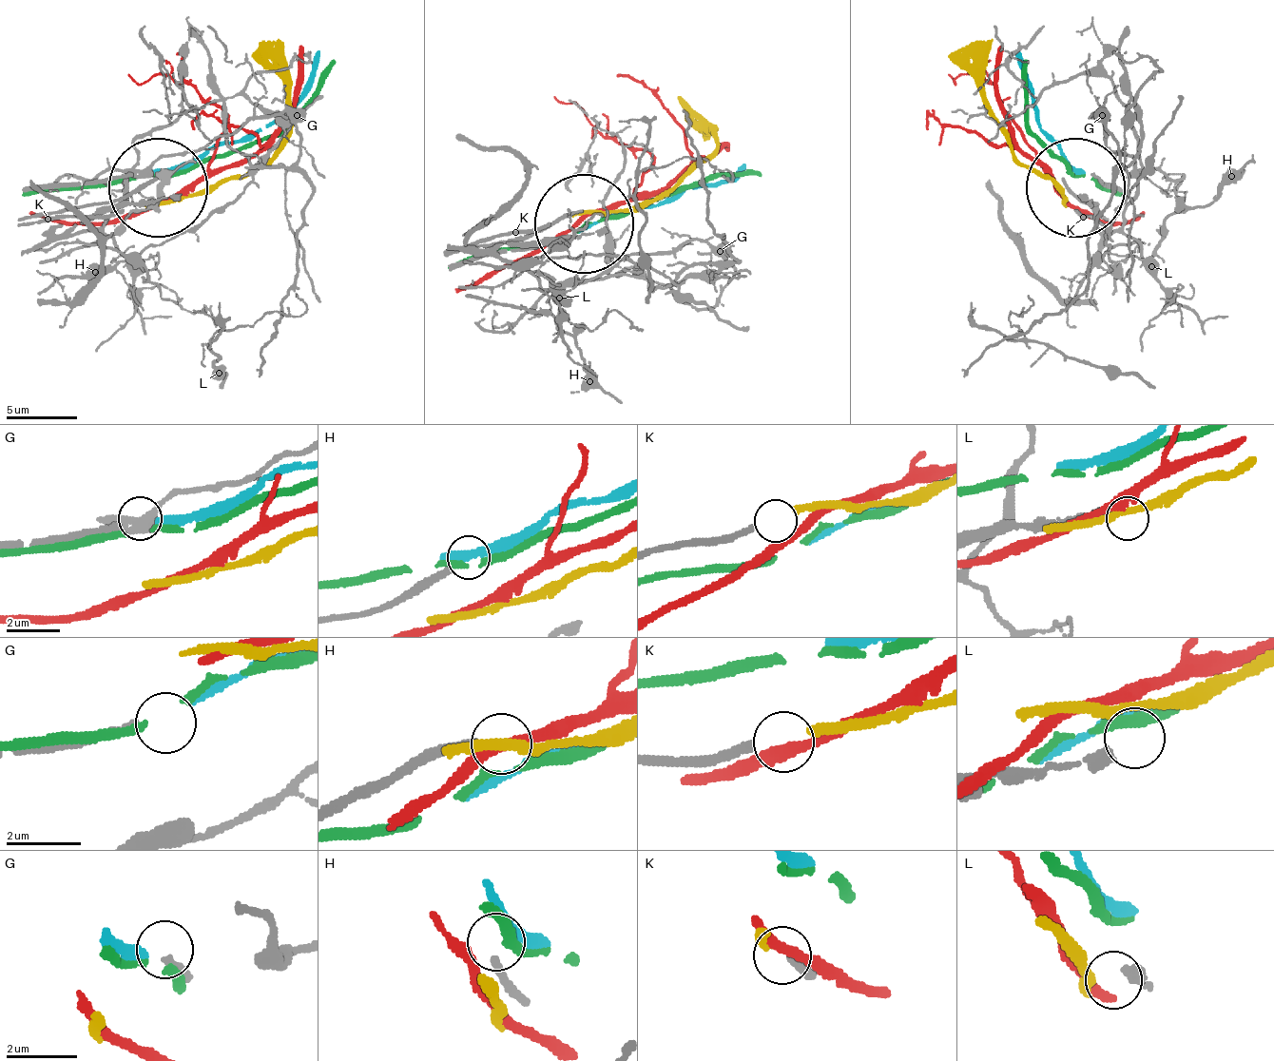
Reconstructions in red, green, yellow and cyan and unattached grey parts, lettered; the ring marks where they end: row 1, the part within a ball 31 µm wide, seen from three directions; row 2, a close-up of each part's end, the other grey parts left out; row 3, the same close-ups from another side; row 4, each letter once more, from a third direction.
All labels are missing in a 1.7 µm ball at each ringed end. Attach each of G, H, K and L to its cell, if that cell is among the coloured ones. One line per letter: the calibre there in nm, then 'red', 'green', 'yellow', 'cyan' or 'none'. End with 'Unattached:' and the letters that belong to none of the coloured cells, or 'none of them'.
G: 220 nm thick; cyan
H: 240 nm thick; none
K: 240 nm thick; yellow
L: 360 nm thick; none
Unattached: H, L

